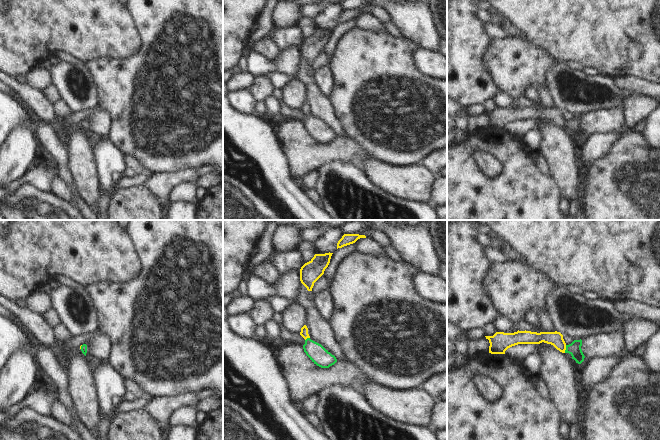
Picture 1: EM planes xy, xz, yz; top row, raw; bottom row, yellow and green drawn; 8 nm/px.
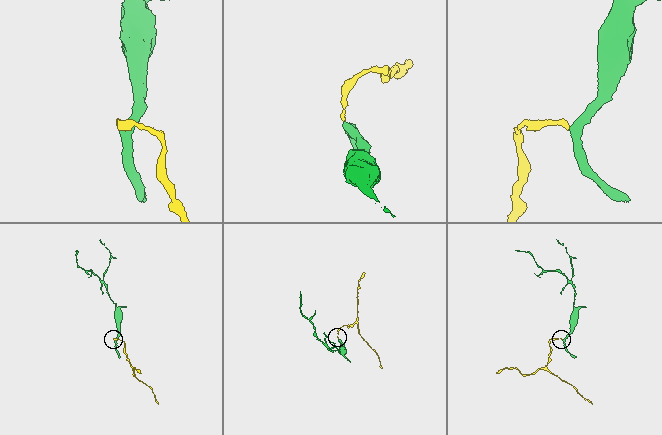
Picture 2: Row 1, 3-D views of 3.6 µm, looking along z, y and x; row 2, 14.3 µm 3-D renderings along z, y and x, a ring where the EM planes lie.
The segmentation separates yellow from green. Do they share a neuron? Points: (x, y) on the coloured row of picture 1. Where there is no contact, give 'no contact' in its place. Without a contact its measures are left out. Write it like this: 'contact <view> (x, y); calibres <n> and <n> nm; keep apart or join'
contact yz (565, 349); calibres 110 and 100 nm; join

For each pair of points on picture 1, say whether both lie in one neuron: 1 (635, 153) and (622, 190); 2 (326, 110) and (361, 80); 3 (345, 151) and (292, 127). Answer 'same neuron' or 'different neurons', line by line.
1: same neuron
2: different neurons
3: same neuron

